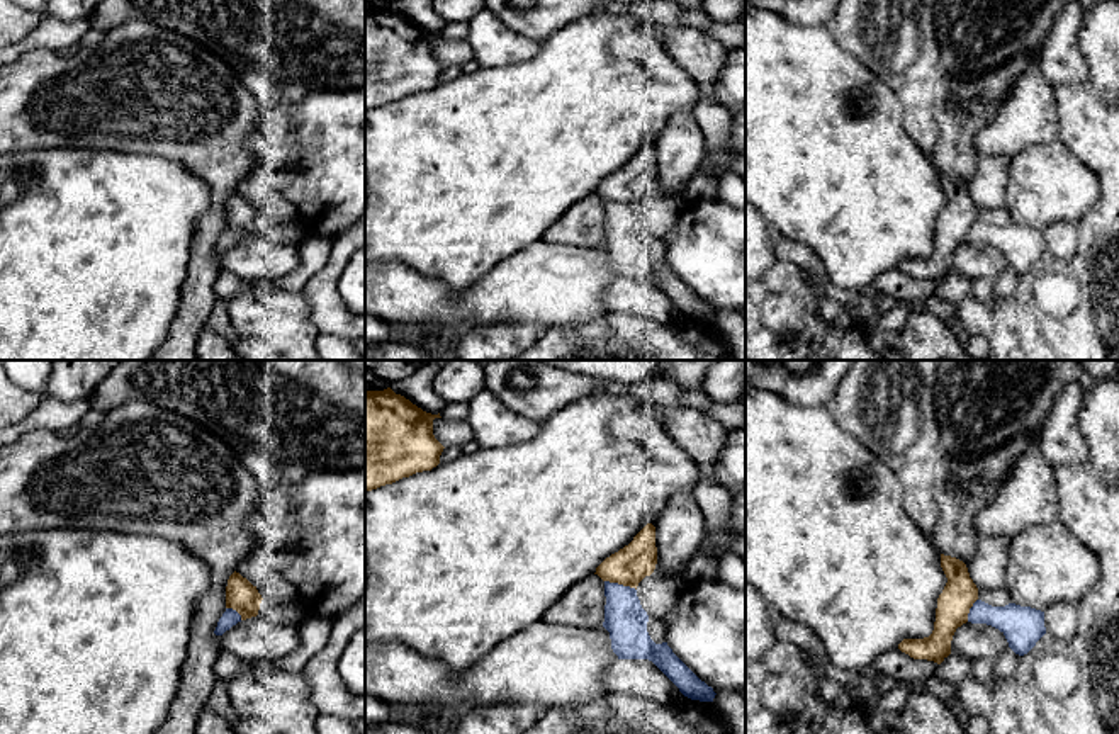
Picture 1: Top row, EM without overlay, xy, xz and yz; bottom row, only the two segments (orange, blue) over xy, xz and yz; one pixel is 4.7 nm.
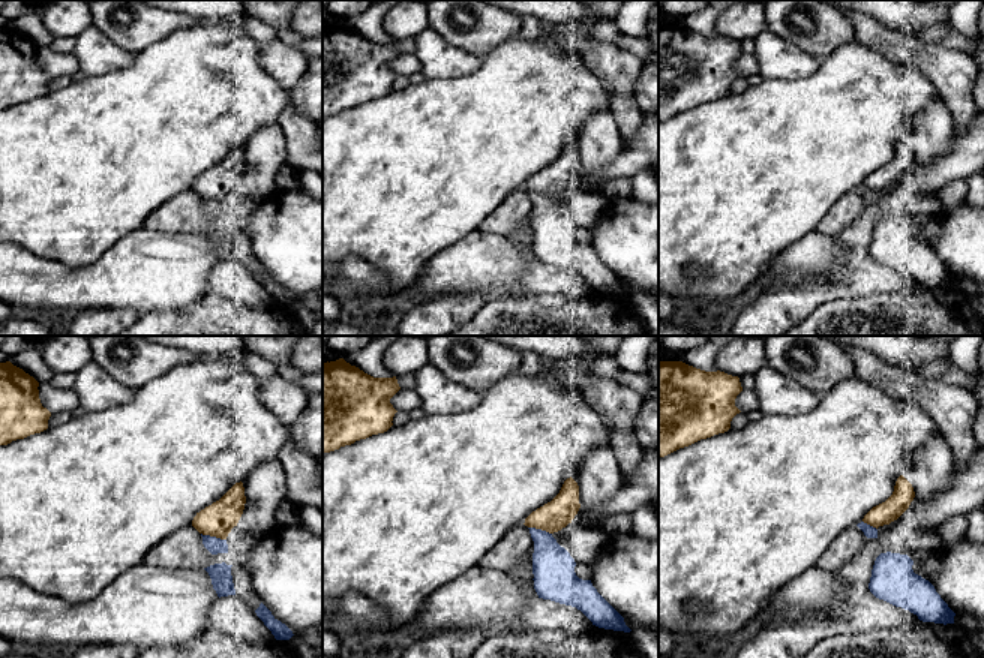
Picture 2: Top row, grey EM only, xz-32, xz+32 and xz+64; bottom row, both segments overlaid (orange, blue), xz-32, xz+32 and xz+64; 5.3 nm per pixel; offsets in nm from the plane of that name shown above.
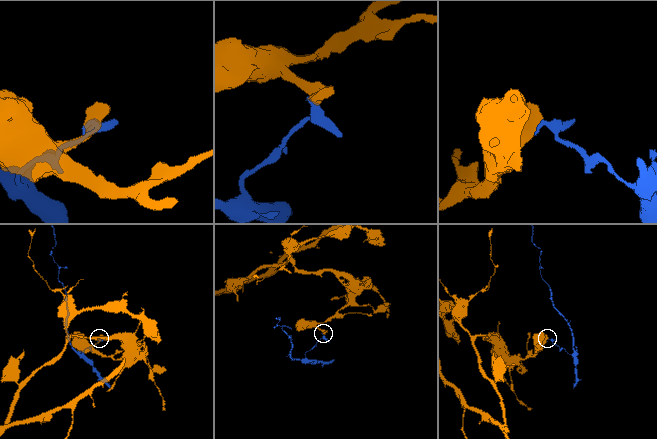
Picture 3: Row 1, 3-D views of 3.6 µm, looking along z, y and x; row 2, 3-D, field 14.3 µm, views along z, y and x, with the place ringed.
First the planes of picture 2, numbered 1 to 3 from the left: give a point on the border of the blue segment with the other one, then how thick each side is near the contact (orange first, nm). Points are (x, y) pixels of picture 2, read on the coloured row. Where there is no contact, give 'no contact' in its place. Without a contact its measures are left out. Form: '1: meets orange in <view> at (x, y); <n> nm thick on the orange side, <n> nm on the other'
1: meets orange in xz-32 at (213, 535); 180 nm thick on the orange side, 90 nm on the other
2: meets orange in xz+32 at (540, 528); 160 nm thick on the orange side, 220 nm on the other
3: meets orange in xz+64 at (870, 525); 120 nm thick on the orange side, 70 nm on the other

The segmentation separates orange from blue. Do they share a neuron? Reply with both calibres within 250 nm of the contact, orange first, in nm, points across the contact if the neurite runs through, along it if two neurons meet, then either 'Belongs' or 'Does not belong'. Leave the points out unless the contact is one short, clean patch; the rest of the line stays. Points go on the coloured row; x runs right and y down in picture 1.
Thickness 180 nm (orange) against 200 nm. Boundary: xz (605, 580), (629, 585), (635, 590). Does not belong

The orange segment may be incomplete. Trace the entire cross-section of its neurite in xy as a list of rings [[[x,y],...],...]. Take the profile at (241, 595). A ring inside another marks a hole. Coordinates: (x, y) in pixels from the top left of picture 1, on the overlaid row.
[[[233,573],[226,586],[226,608],[233,608],[241,615],[241,620],[258,615],[261,595],[239,573]]]

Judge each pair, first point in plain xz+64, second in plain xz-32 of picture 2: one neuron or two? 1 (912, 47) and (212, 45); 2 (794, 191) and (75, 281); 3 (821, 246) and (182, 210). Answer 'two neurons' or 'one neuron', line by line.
1: two neurons
2: two neurons
3: two neurons

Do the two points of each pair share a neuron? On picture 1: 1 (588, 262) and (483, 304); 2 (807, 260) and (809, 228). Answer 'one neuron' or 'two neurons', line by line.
1: one neuron
2: two neurons

